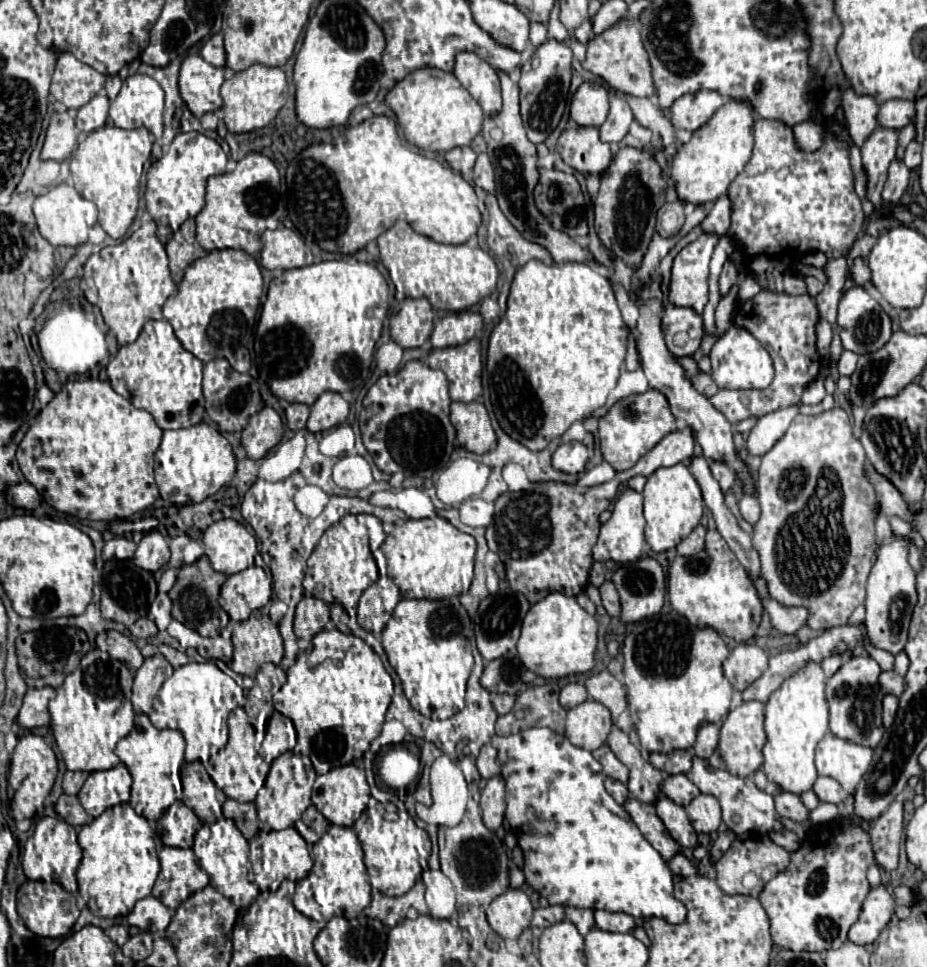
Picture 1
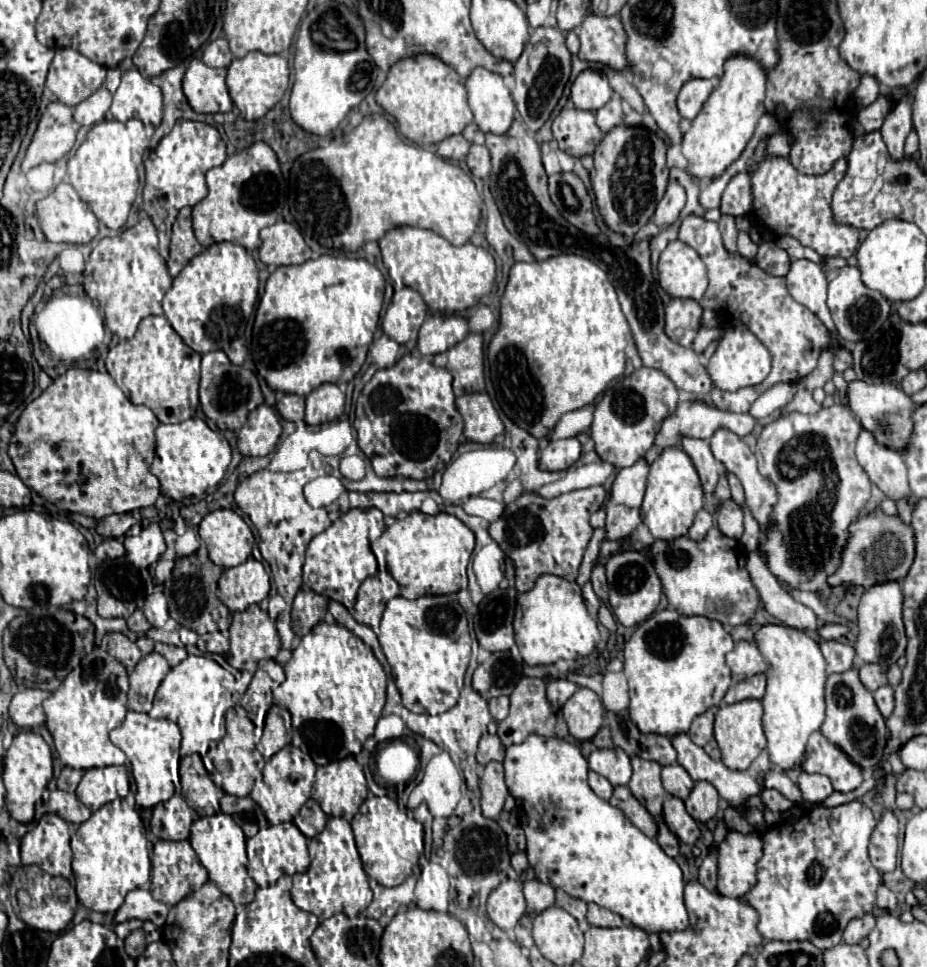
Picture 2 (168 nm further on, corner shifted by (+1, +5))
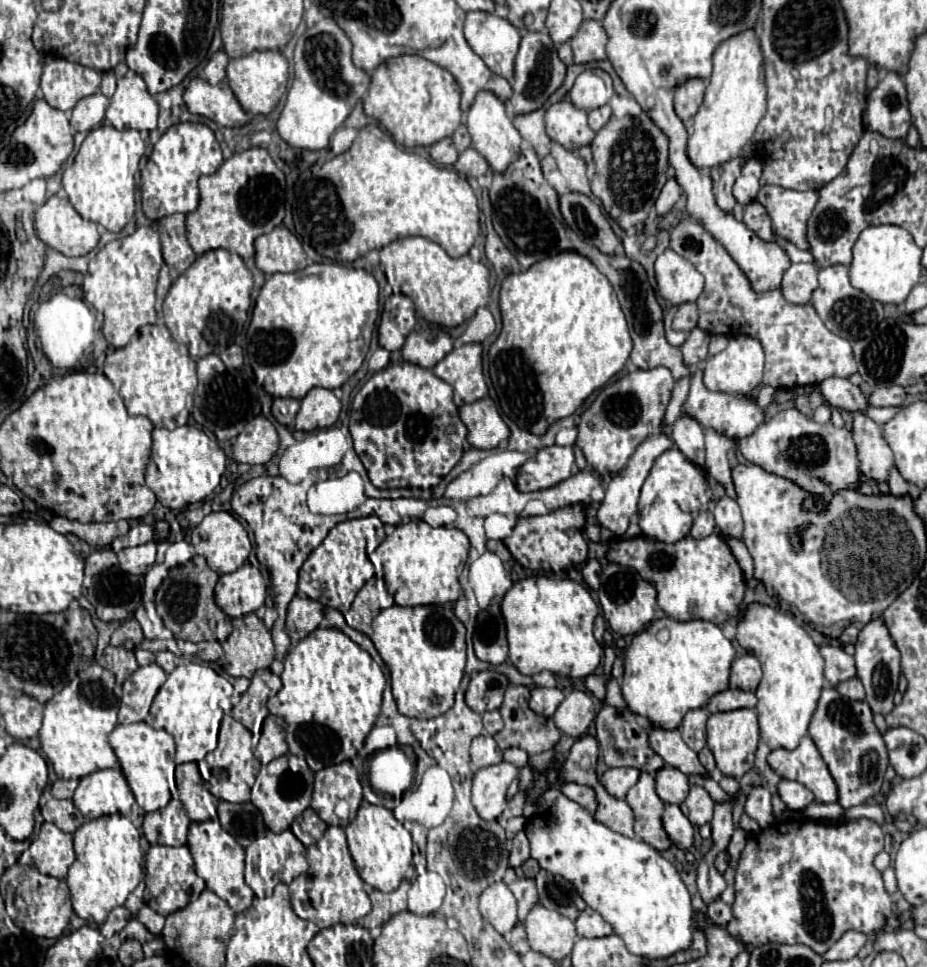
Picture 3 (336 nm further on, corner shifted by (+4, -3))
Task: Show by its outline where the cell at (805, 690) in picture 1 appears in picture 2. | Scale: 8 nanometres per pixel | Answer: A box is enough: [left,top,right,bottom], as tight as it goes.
[754,623,828,769]

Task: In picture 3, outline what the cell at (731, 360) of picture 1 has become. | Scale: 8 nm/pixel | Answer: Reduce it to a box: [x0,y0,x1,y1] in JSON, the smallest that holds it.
[703,335,765,395]

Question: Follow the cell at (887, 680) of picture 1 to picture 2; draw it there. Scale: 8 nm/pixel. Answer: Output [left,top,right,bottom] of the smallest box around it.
[858,665,888,691]

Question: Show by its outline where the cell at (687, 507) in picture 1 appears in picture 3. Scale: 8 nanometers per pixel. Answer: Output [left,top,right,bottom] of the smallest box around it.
[639,449,711,543]

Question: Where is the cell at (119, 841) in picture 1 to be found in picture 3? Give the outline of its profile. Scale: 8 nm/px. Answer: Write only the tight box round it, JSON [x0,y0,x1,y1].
[67,813,141,925]

